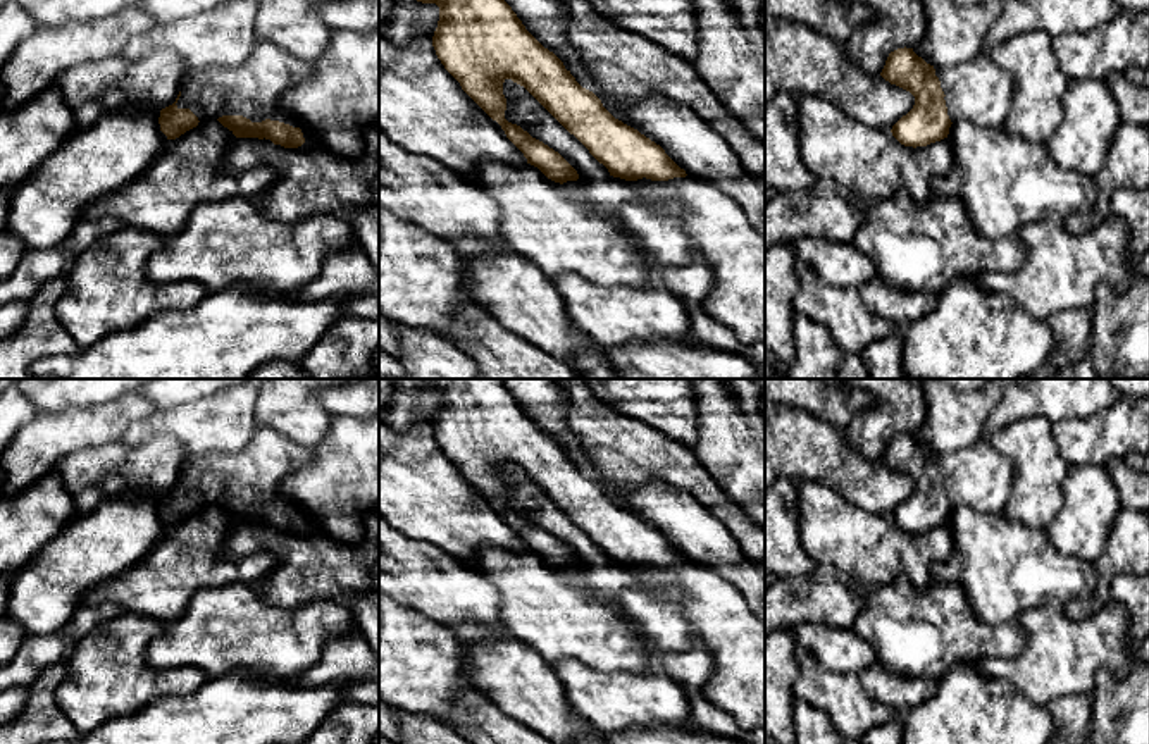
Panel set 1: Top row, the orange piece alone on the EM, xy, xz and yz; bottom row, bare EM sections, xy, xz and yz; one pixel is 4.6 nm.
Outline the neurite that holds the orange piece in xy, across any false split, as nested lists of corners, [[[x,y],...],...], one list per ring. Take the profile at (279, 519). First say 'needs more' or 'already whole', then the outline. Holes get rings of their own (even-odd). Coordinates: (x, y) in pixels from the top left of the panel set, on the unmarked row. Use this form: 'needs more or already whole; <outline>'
already whole; [[[222,501],[217,506],[236,524],[265,524],[270,525],[274,530],[281,530],[284,534],[298,534],[305,529],[300,513],[293,513],[279,506],[265,505],[262,508],[252,508],[243,501]]]

